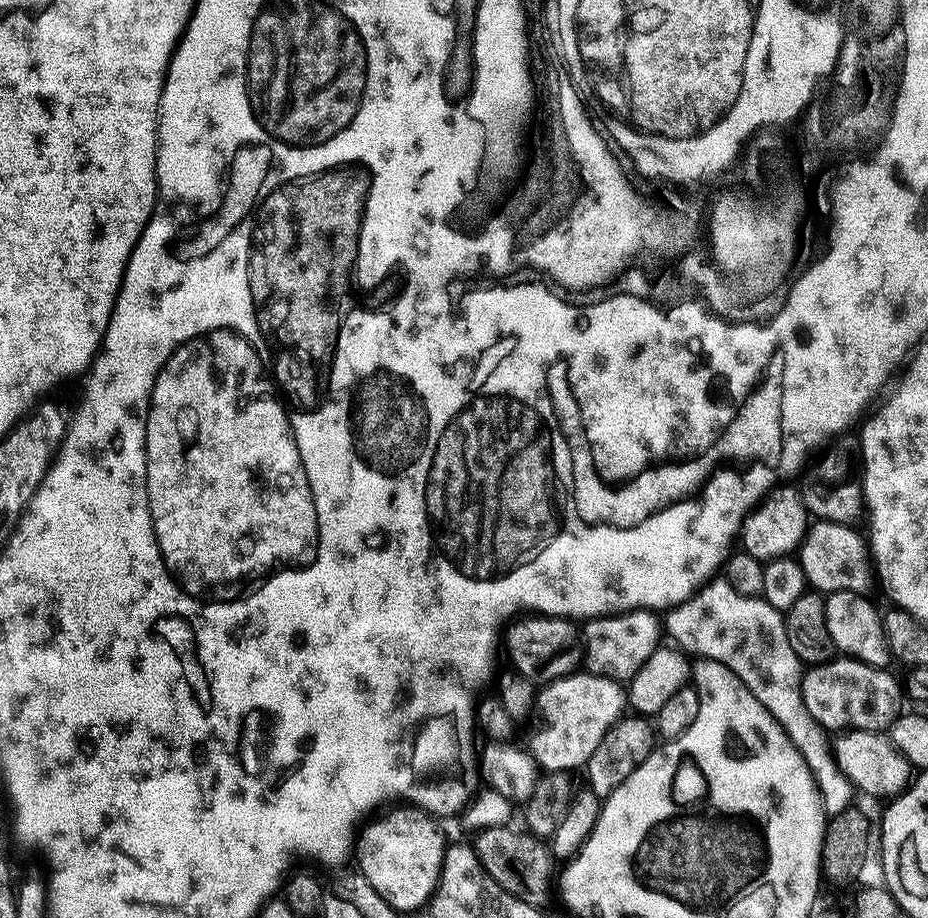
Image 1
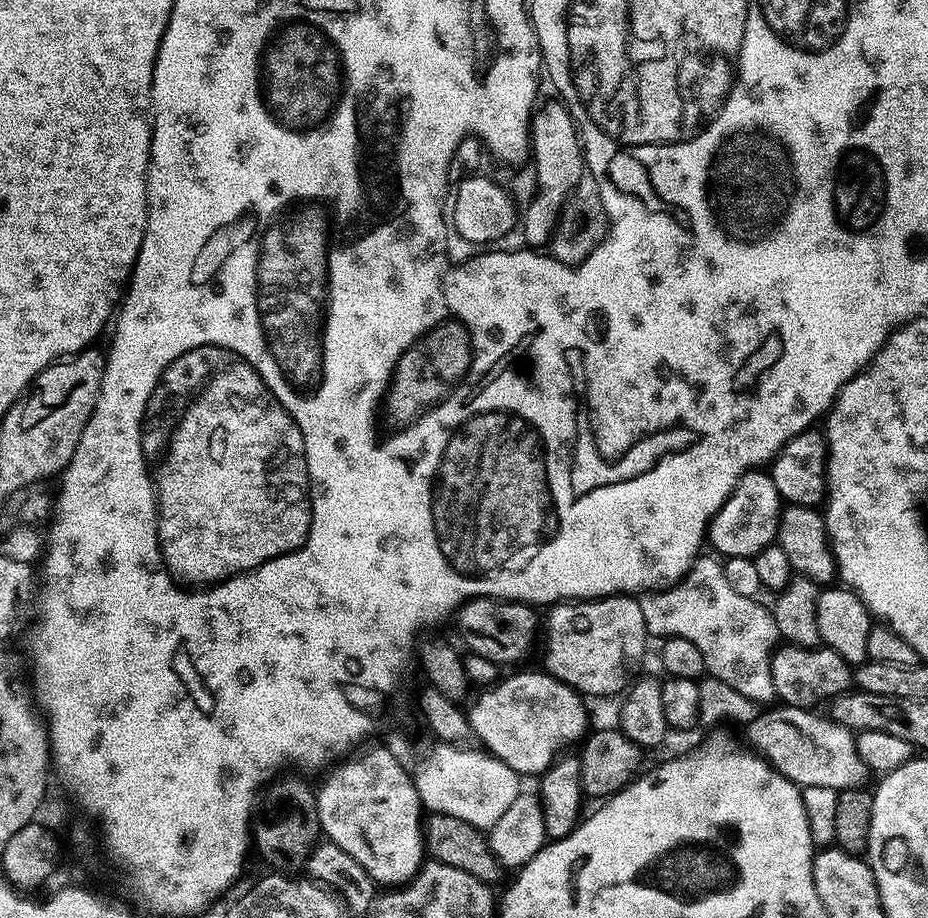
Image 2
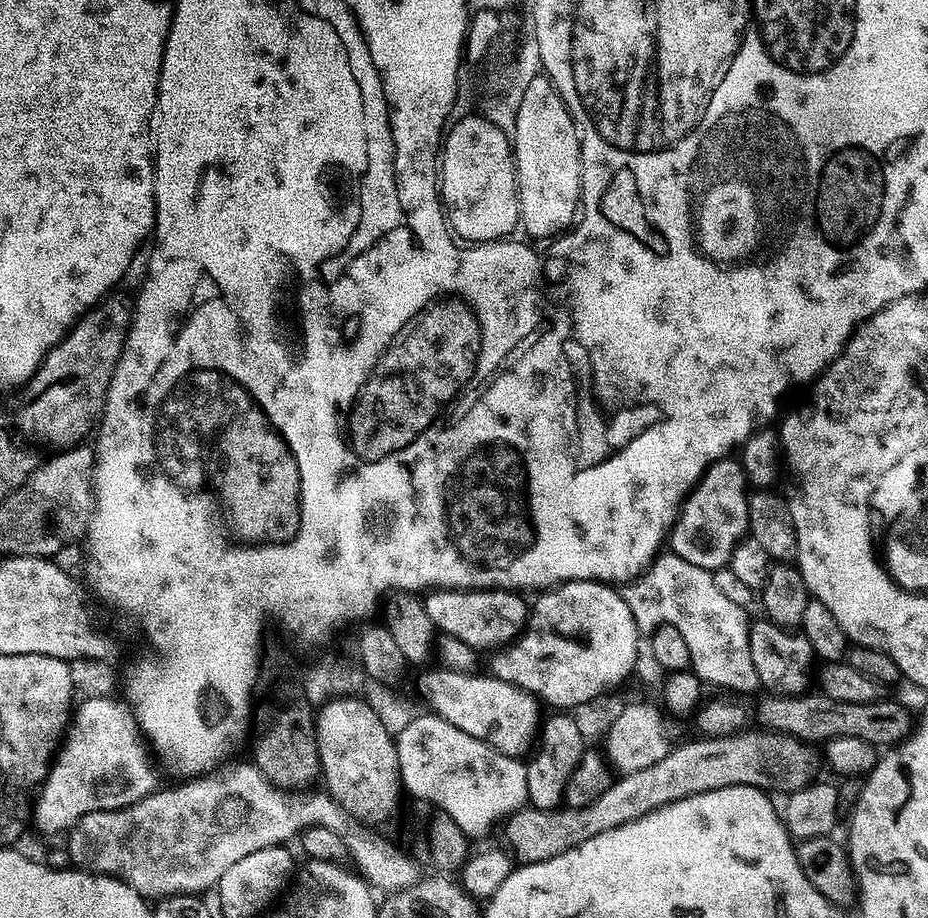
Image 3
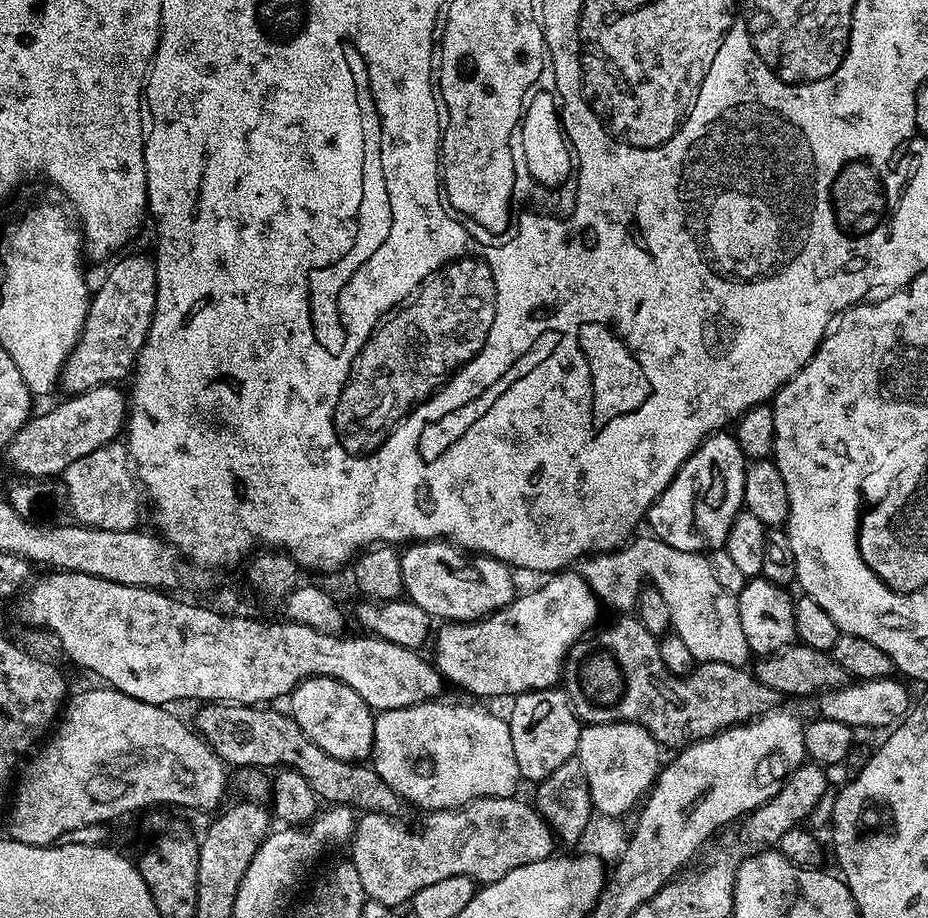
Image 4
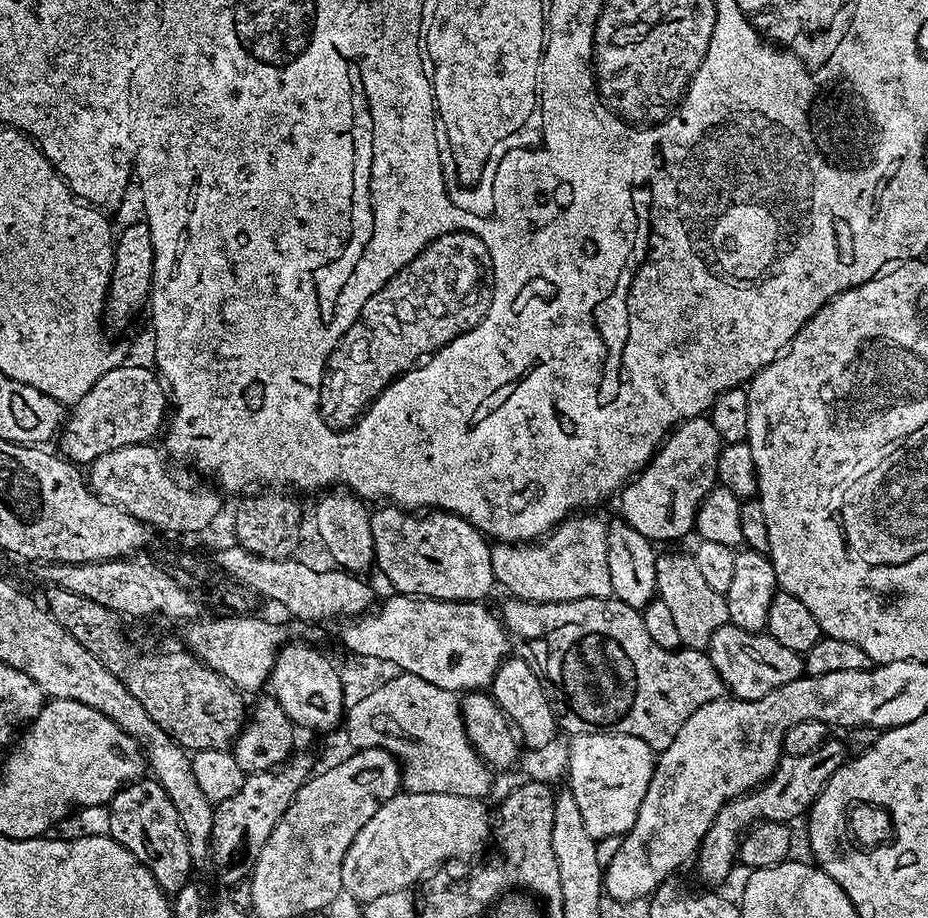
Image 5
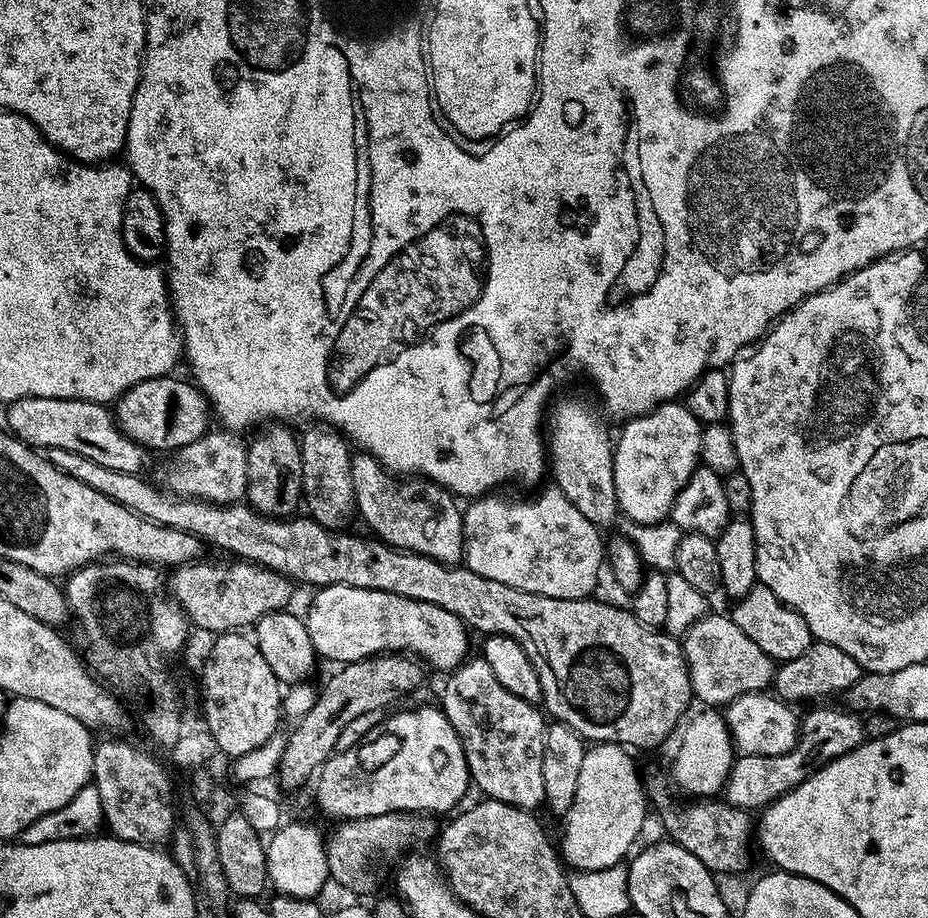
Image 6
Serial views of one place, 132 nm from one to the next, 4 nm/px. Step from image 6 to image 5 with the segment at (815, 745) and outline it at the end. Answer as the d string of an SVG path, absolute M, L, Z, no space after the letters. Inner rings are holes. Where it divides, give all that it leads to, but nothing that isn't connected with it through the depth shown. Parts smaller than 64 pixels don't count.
M830 738L817 752L805 756L794 756L781 759L775 772L763 784L736 797L722 806L710 826L706 830L698 849L698 859L695 861L700 876L705 880L705 885L716 886L732 872L732 863L738 860L740 841L753 826L767 822L769 824L788 824L805 815L812 804L820 797L822 790L830 782L830 778L841 766L846 763L845 745L836 738Z

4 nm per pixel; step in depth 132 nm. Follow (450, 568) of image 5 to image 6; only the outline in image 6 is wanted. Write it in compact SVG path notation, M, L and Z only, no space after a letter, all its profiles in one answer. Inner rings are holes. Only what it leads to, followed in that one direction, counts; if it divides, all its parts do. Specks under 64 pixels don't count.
M357 451L352 457L350 474L353 475L353 494L356 498L358 516L368 523L367 531L383 544L401 548L403 552L417 552L443 564L459 565L464 558L464 518L457 497L447 488L433 480L423 478L401 478L374 459L368 452Z

